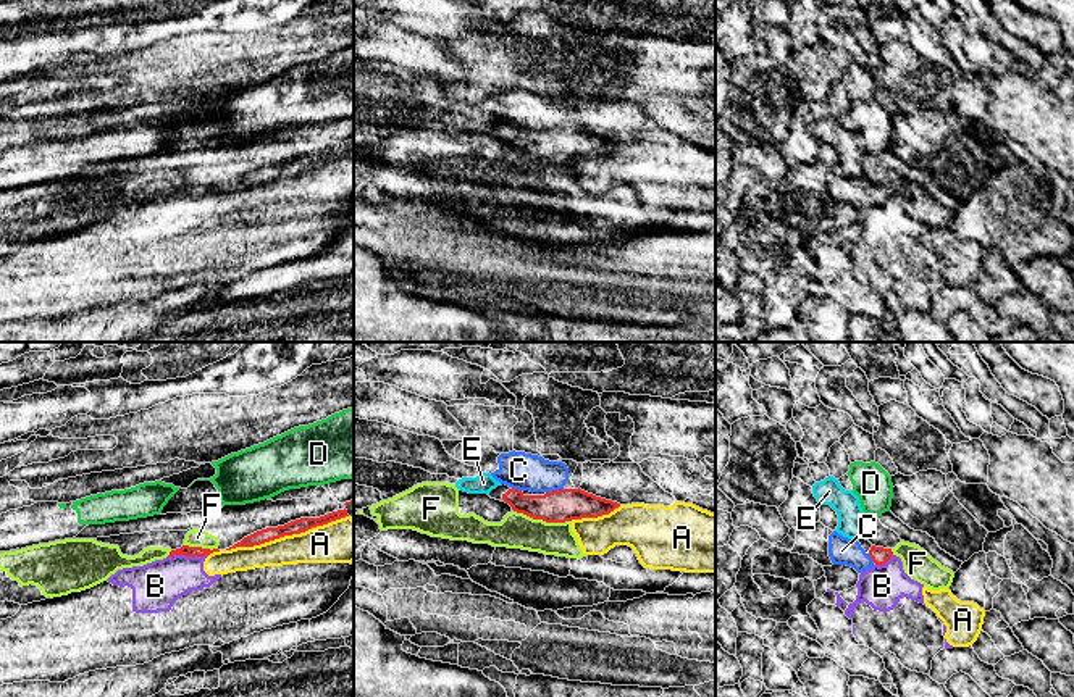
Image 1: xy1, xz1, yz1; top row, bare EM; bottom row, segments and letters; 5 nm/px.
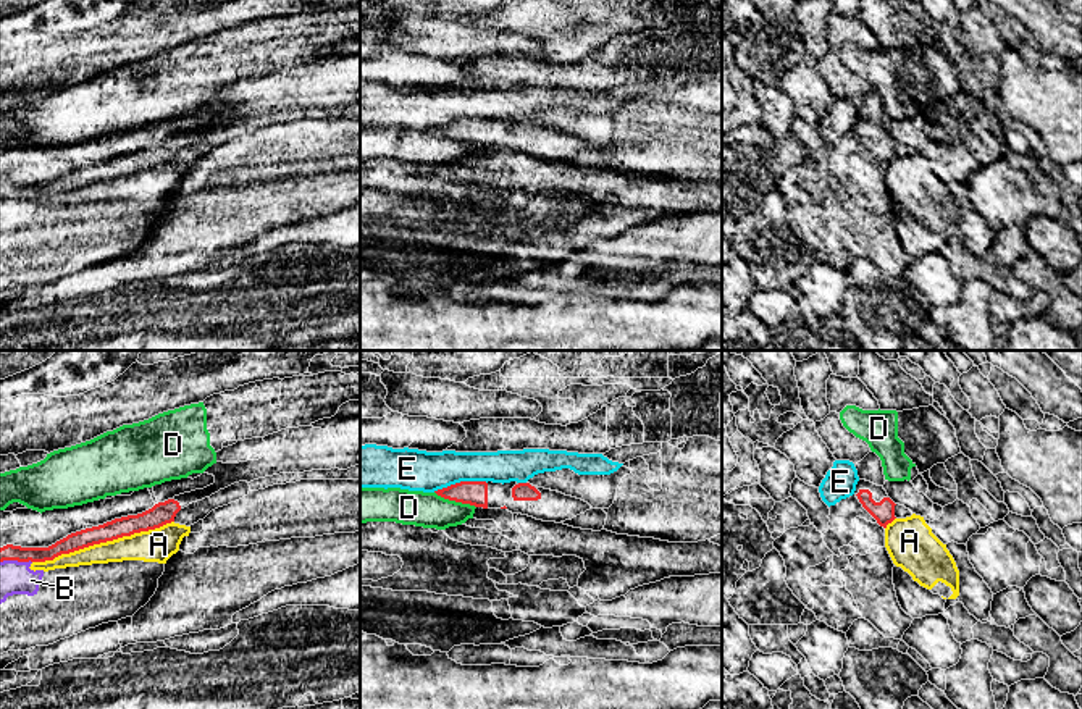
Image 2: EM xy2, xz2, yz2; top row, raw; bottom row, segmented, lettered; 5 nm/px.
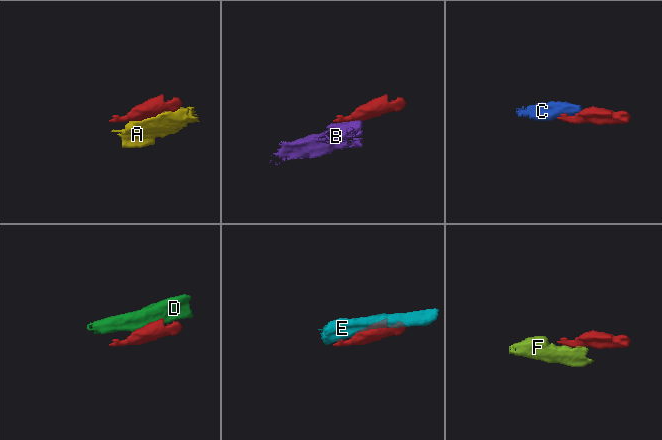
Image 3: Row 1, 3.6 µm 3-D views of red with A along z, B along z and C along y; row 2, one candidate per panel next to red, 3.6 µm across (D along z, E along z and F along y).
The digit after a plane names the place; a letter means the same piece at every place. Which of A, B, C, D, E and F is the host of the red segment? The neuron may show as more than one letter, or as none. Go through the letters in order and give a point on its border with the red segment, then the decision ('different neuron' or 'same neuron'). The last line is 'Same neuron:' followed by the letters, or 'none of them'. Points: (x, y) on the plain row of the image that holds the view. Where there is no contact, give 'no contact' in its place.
A: xy2 (102, 180) | different neuron
B: xy1 (188, 194) | different neuron
C: xz1 (554, 129) | same neuron
D: xz2 (456, 139) | different neuron
E: xz2 (461, 120) | different neuron
F: xz1 (543, 158) | different neuron
Same neuron: C

